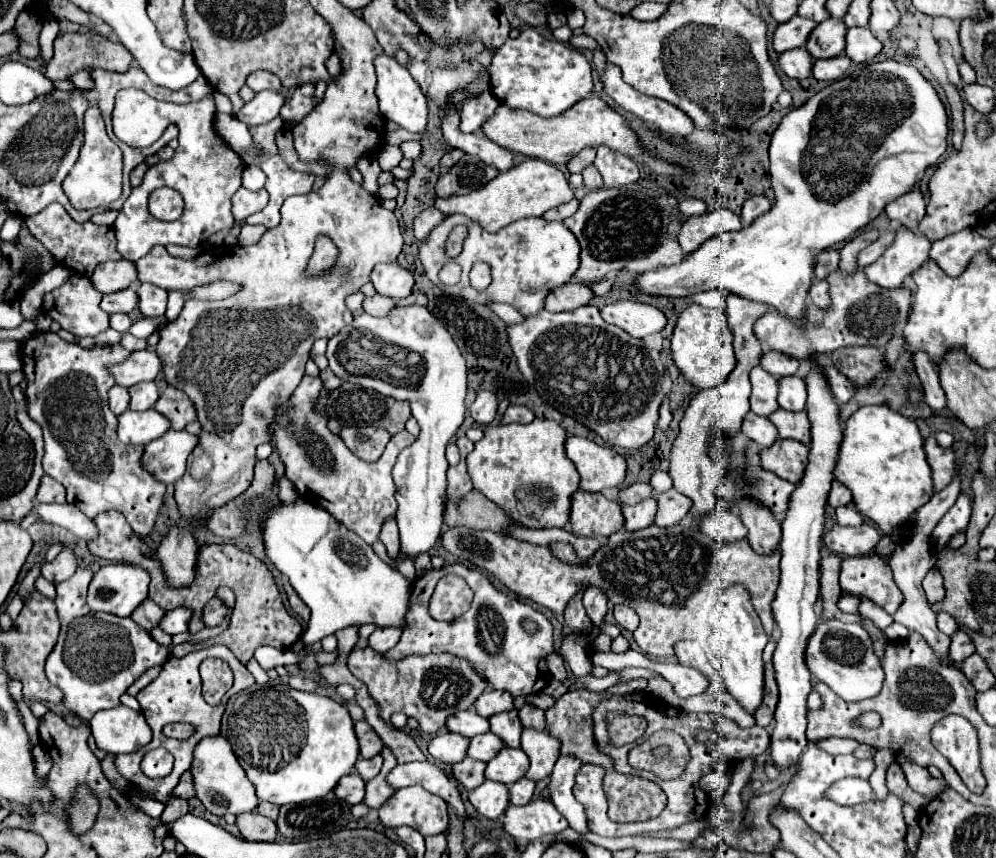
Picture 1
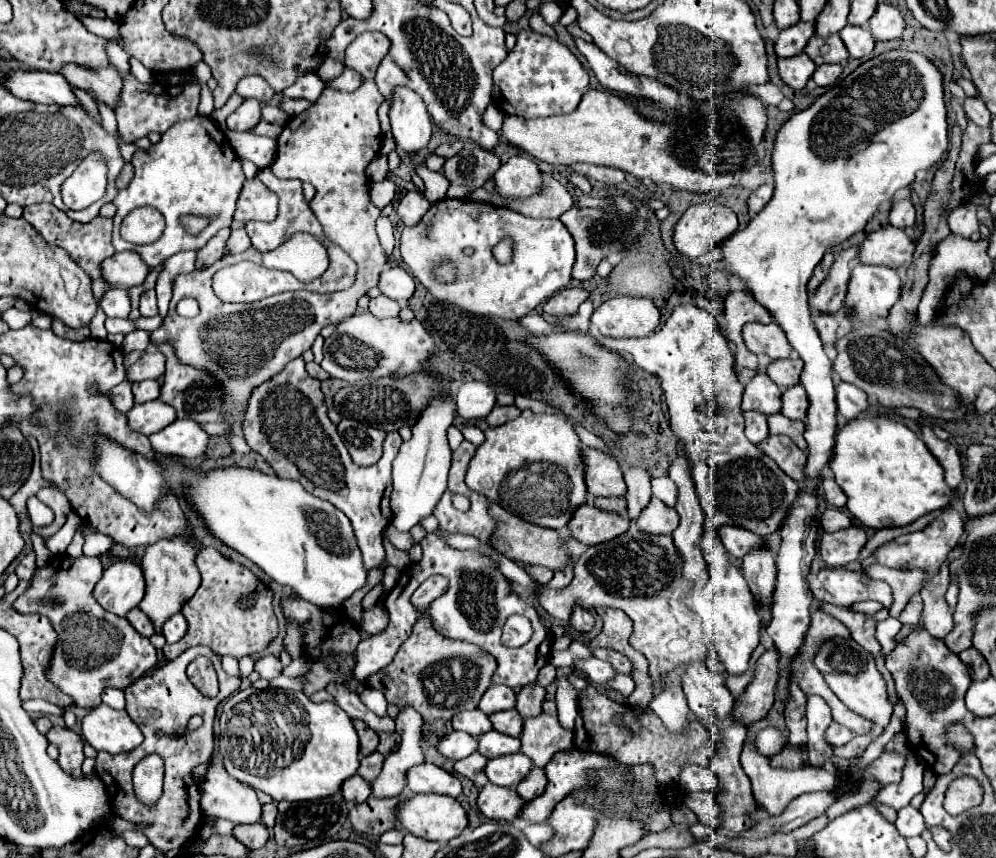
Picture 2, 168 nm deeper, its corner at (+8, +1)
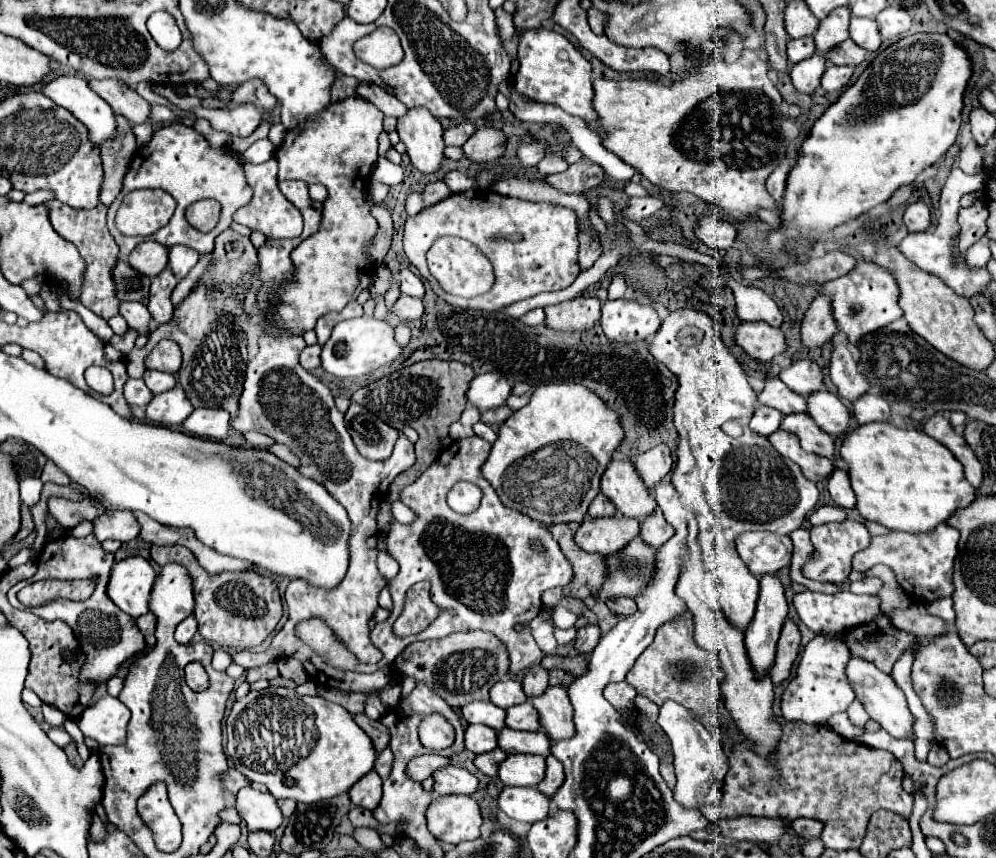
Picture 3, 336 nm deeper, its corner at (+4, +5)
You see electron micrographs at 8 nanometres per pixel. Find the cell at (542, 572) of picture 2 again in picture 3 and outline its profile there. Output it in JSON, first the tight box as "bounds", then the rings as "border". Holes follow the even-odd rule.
{"bounds":[295,436,573,674],"border":[[[479,436],[451,442],[451,446],[443,450],[413,484],[401,490],[401,502],[409,506],[417,518],[411,524],[399,524],[393,520],[385,536],[389,556],[399,562],[399,574],[387,584],[393,598],[391,616],[383,622],[377,622],[373,628],[373,644],[383,652],[379,664],[363,664],[355,658],[353,652],[349,656],[343,642],[337,639],[331,628],[327,628],[325,620],[317,616],[307,618],[295,626],[295,634],[307,646],[311,646],[329,666],[370,674],[391,664],[403,652],[403,648],[407,648],[407,644],[413,644],[417,640],[443,638],[459,630],[487,630],[503,640],[509,650],[511,672],[531,668],[541,656],[541,650],[531,632],[515,632],[515,624],[531,622],[543,610],[543,590],[567,586],[573,578],[573,568],[547,526],[531,520],[527,514],[507,508],[499,500],[493,486],[483,478],[481,466],[487,462],[489,452],[491,444]],[[459,480],[469,480],[483,490],[479,510],[469,516],[455,514],[445,502],[447,492]],[[529,540],[539,540],[545,550],[539,554],[533,552],[529,548]],[[419,580],[431,582],[431,596],[437,606],[453,608],[457,614],[441,614],[427,630],[399,638],[393,634],[393,622],[403,610],[407,590]]]}

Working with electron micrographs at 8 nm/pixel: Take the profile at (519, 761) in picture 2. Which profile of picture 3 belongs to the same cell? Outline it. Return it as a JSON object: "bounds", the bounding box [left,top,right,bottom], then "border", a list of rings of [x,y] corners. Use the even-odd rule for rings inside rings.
{"bounds":[499,754,545,788],"border":[[[511,754],[499,766],[499,778],[505,786],[535,788],[545,778],[545,758],[535,754]]]}

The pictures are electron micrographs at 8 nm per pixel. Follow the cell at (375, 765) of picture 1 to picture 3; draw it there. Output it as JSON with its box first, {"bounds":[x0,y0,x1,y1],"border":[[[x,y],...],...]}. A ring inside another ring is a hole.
{"bounds":[375,748,393,778],"border":[[[385,748],[379,756],[377,756],[377,762],[375,762],[375,772],[381,776],[381,778],[387,778],[389,772],[393,768],[393,752],[389,748]]]}

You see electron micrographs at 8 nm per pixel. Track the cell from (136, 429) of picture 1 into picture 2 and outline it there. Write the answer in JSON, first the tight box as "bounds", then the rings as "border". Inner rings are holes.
{"bounds":[125,400,175,436],"border":[[[151,400],[147,404],[135,404],[125,416],[131,430],[151,436],[175,420],[175,408],[161,400]]]}

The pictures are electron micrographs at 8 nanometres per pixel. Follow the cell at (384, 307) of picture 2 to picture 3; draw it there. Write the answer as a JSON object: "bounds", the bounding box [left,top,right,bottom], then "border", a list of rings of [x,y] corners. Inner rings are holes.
{"bounds":[393,296,423,322],"border":[[[401,296],[395,306],[393,312],[401,318],[401,322],[411,322],[411,320],[419,320],[423,316],[423,302],[419,298],[411,298],[411,296]]]}

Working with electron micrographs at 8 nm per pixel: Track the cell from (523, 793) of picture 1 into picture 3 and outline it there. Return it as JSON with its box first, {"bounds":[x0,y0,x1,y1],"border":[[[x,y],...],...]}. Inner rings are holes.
{"bounds":[537,756,565,796],"border":[[[547,756],[547,774],[543,778],[543,782],[537,786],[543,794],[547,796],[553,796],[561,784],[565,780],[565,774],[563,774],[563,764],[555,758],[555,756]]]}

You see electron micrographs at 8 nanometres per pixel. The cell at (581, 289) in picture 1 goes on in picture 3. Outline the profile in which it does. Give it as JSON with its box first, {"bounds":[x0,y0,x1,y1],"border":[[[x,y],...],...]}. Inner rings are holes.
{"bounds":[545,296,599,332],"border":[[[577,296],[573,300],[545,306],[545,324],[559,332],[587,332],[599,322],[599,298]]]}

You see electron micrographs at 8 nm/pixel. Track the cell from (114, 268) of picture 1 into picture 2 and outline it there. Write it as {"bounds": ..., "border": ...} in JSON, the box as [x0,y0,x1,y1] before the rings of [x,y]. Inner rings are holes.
{"bounds":[101,252,149,288],"border":[[[119,252],[101,264],[103,280],[115,288],[131,288],[143,284],[145,276],[149,274],[147,264],[135,252]]]}

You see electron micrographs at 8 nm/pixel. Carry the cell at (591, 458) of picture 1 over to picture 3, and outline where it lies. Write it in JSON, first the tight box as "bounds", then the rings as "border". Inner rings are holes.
{"bounds":[601,460,657,520],"border":[[[611,460],[601,478],[601,492],[615,504],[617,512],[627,518],[645,520],[657,508],[651,490],[629,460]]]}

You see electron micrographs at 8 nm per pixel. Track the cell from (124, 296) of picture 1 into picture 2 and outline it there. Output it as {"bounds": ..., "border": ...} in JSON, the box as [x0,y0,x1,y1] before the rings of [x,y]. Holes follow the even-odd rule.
{"bounds":[99,288,129,318],"border":[[[111,288],[103,292],[99,298],[99,308],[109,316],[109,318],[127,318],[129,316],[129,294],[125,288]]]}

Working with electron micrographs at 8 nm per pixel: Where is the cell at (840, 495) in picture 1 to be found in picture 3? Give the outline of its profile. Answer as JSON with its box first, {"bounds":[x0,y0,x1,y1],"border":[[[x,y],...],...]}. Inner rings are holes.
{"bounds":[827,468,857,508],"border":[[[837,468],[831,474],[827,488],[829,488],[829,494],[831,494],[831,498],[833,498],[833,502],[837,506],[841,506],[841,508],[855,508],[857,498],[855,498],[855,492],[853,492],[851,484],[849,484],[849,474],[845,470]]]}

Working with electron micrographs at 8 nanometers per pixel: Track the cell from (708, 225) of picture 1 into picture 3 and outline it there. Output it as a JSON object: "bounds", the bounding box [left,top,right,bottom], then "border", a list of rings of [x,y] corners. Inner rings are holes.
{"bounds":[697,216,735,250],"border":[[[705,216],[699,220],[697,226],[697,238],[701,242],[705,242],[707,246],[719,248],[719,250],[727,250],[733,246],[735,242],[735,226],[727,220],[721,218],[713,218],[713,216]]]}

